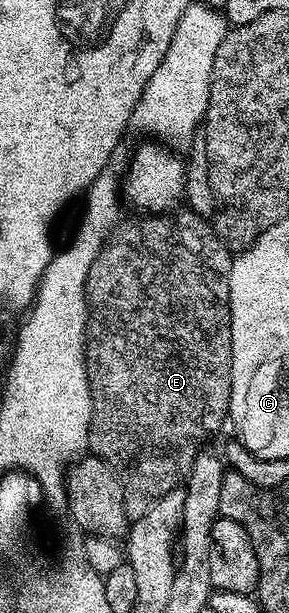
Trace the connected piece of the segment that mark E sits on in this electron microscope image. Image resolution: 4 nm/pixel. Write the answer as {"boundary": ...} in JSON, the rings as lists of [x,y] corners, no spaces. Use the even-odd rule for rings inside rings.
{"boundary":[[[182,211],[179,215],[170,215],[174,213],[162,213],[157,217],[146,217],[150,219],[138,219],[131,227],[122,227],[114,236],[111,234],[109,238],[102,244],[102,251],[96,257],[96,261],[92,261],[92,265],[88,269],[88,277],[86,278],[86,376],[90,382],[90,400],[92,401],[92,413],[90,414],[90,437],[88,447],[92,454],[100,461],[108,464],[114,470],[114,476],[118,479],[118,484],[122,487],[122,496],[126,502],[127,512],[141,513],[147,507],[157,501],[161,495],[175,490],[185,480],[190,473],[190,467],[194,464],[194,459],[199,451],[203,450],[206,438],[213,431],[218,431],[227,422],[230,414],[230,390],[232,389],[232,341],[230,340],[230,264],[232,262],[231,248],[227,247],[217,235],[214,234],[214,228],[209,222],[206,223],[194,211]]]}

